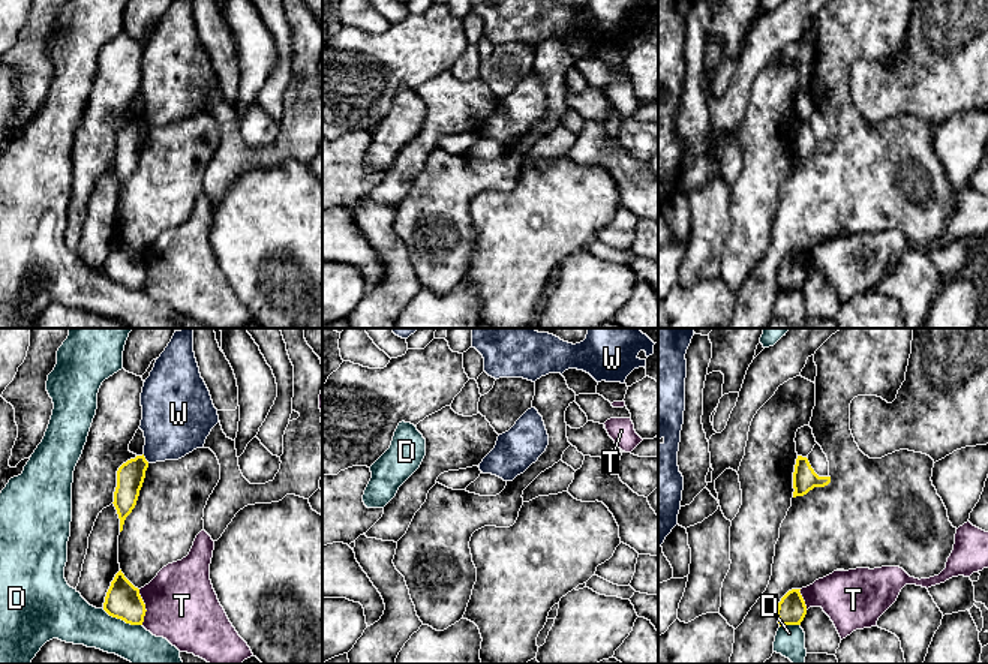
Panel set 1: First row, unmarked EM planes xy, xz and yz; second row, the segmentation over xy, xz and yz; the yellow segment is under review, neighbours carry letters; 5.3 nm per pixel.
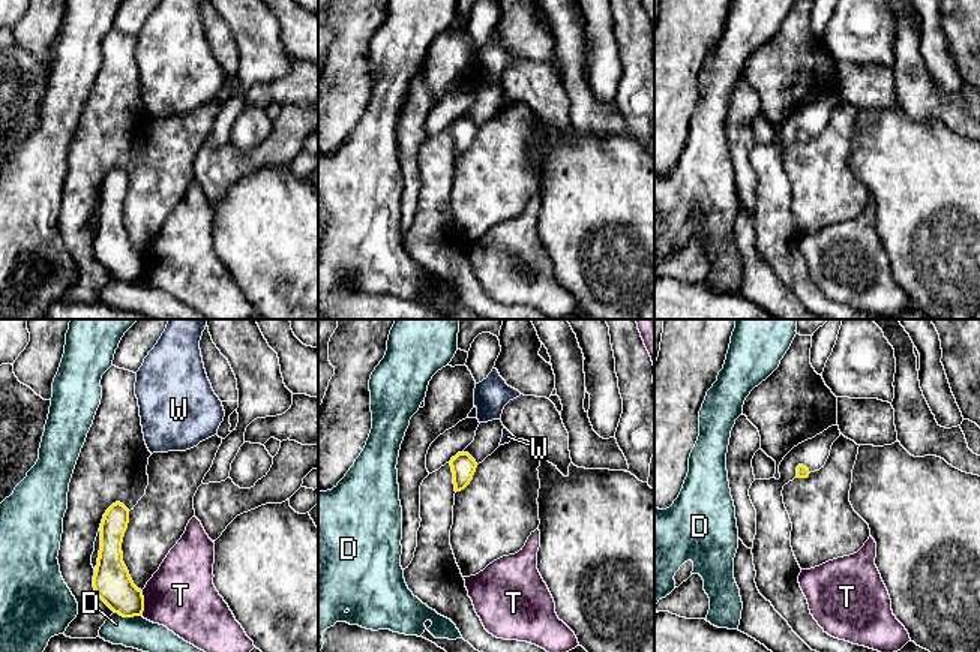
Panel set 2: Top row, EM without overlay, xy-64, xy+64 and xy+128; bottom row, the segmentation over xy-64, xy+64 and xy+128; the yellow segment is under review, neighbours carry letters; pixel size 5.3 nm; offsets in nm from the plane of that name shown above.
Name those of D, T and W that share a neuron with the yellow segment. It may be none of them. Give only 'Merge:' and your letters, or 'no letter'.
Merge: no letter

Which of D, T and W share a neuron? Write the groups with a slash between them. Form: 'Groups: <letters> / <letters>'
Groups: D / T / W

